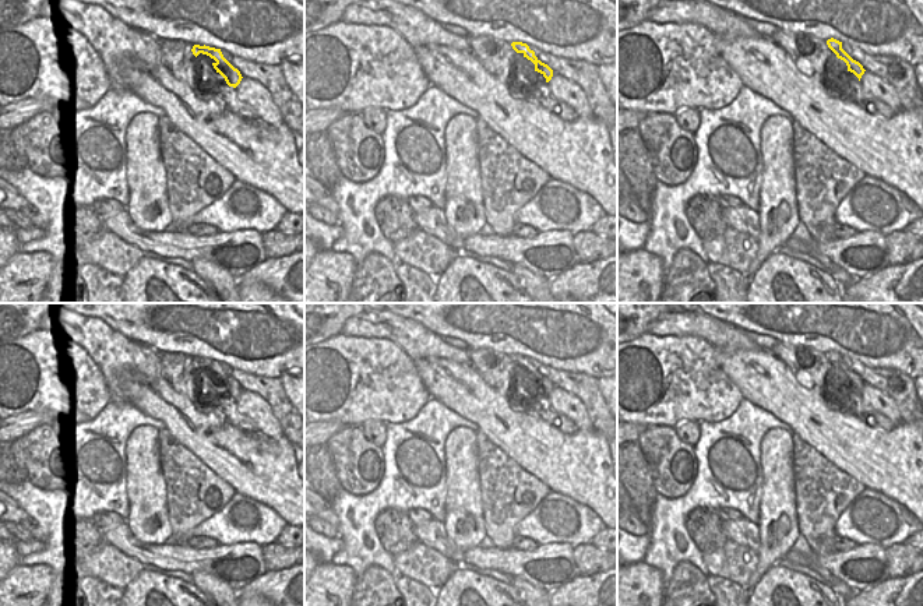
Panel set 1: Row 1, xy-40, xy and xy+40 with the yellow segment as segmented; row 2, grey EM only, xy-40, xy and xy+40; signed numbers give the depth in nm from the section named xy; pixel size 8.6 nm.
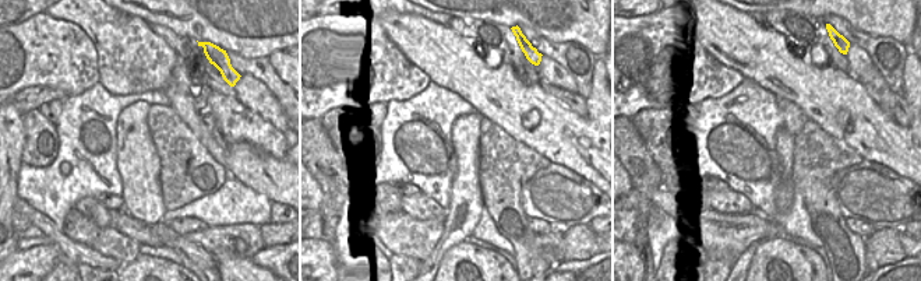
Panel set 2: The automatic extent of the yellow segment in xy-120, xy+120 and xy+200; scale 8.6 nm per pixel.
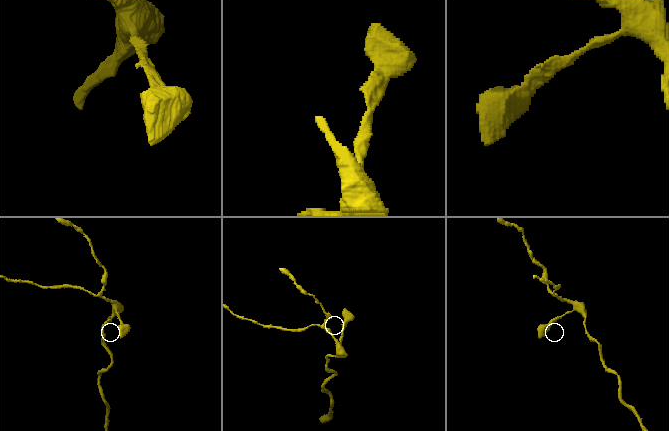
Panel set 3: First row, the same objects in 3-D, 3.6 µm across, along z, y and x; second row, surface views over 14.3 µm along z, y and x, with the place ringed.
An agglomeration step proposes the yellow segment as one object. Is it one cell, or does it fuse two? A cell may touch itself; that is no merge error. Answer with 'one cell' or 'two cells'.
one cell

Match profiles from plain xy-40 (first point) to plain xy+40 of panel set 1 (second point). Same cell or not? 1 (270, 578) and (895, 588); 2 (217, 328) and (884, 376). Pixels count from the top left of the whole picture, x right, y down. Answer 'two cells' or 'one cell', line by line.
1: one cell
2: two cells

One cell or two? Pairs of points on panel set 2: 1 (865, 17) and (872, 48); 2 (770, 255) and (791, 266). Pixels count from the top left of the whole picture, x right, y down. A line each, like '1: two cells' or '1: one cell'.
1: two cells
2: one cell

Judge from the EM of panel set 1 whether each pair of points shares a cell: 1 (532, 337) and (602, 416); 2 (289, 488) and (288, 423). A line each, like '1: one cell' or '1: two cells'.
1: two cells
2: two cells

